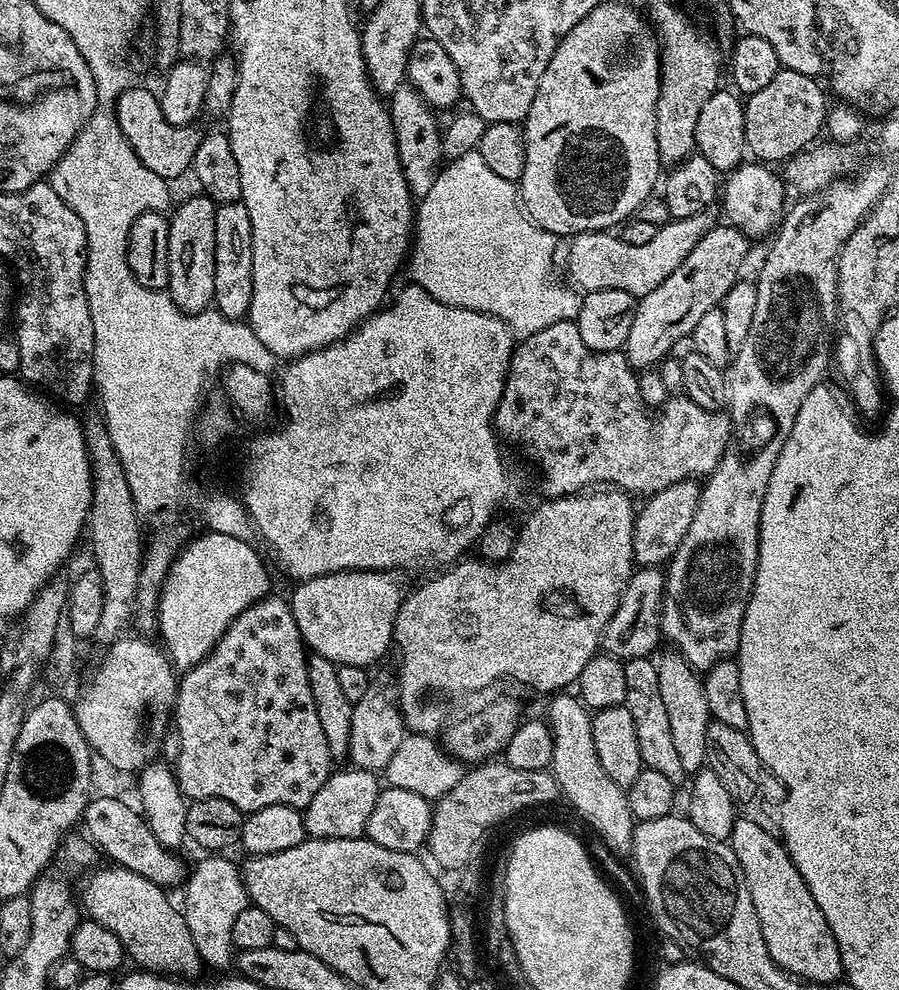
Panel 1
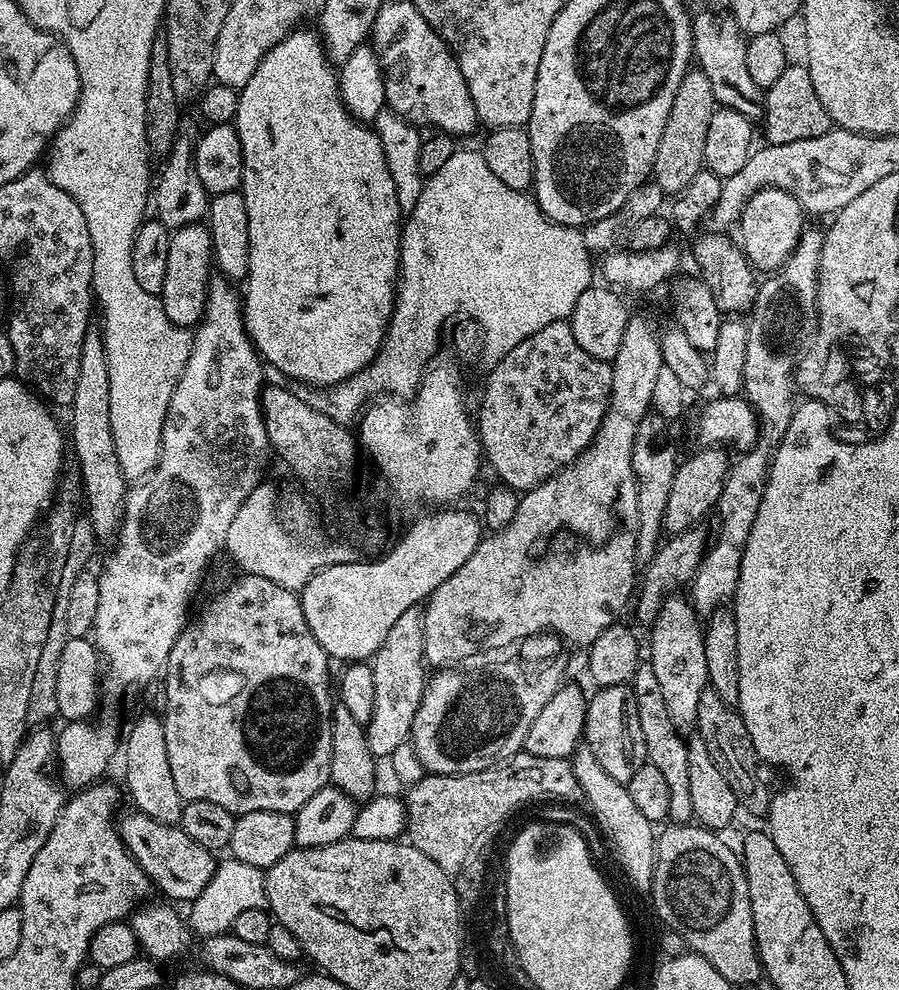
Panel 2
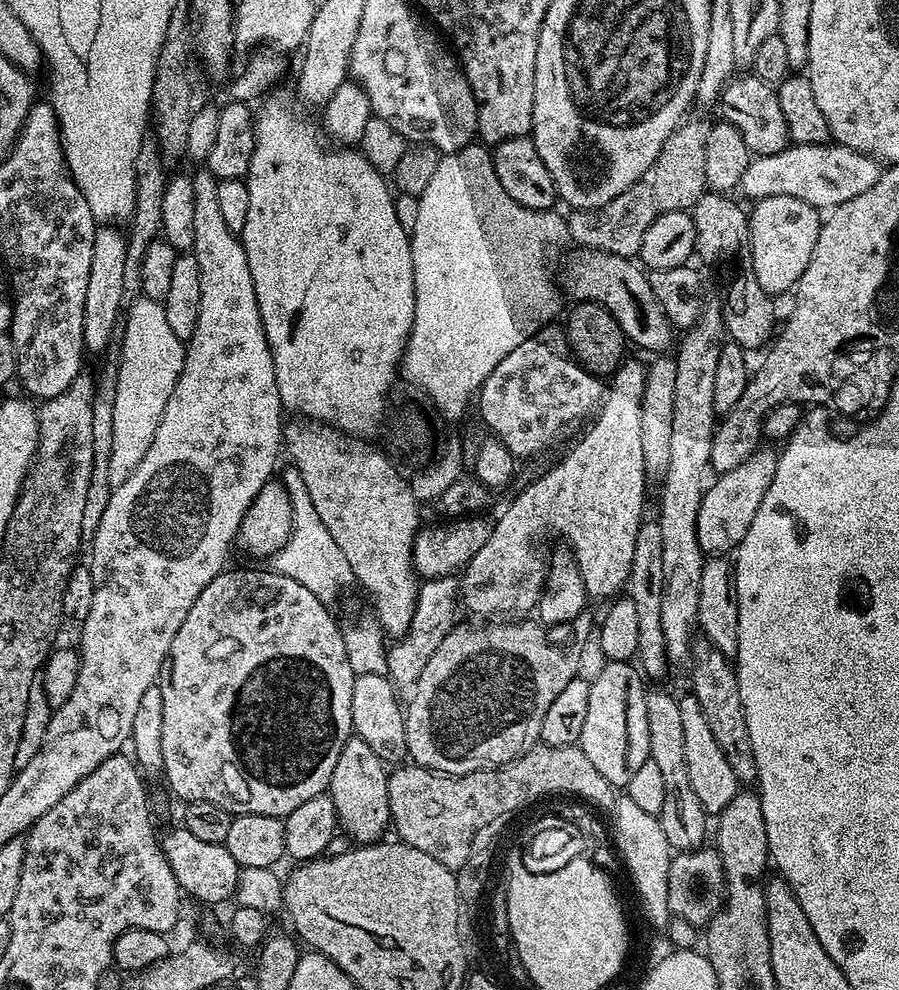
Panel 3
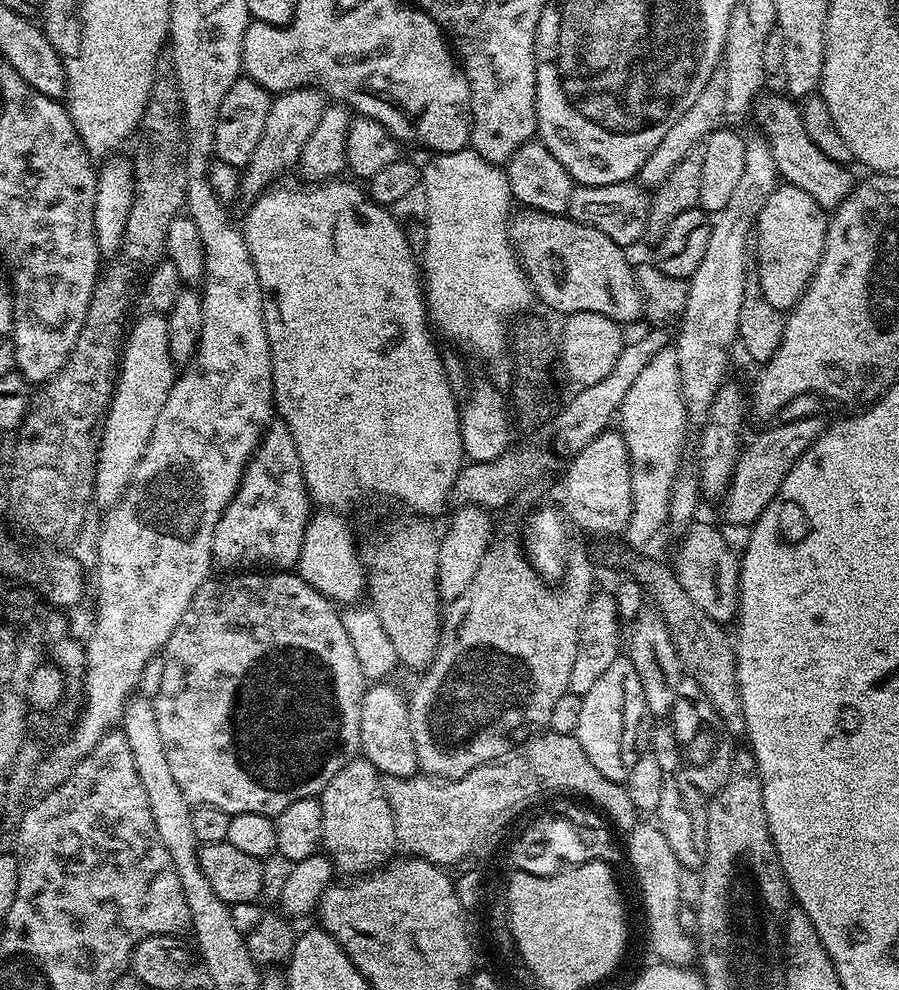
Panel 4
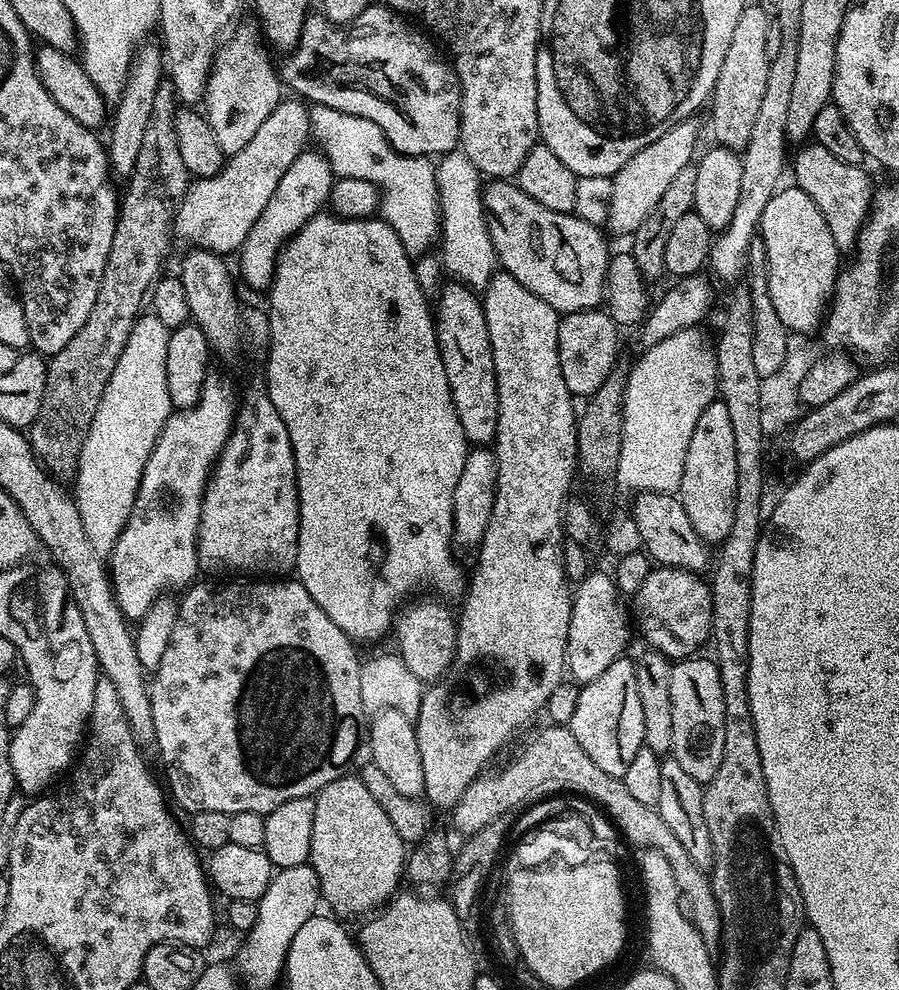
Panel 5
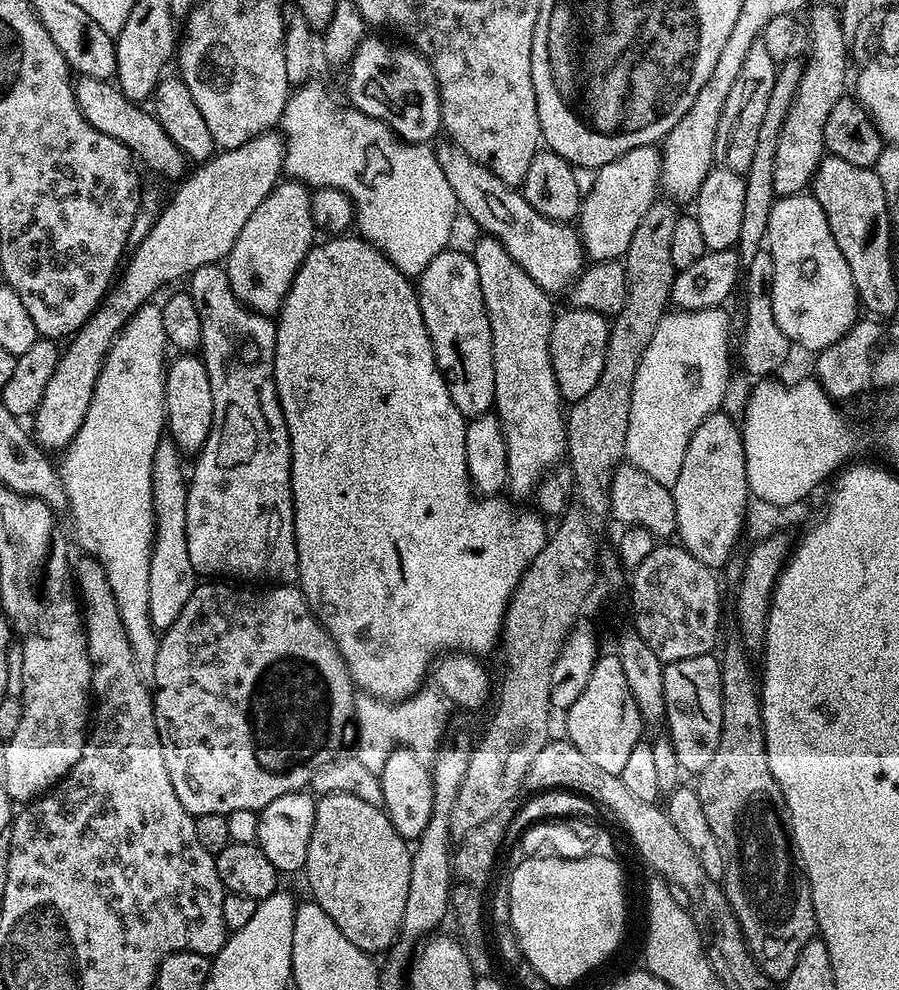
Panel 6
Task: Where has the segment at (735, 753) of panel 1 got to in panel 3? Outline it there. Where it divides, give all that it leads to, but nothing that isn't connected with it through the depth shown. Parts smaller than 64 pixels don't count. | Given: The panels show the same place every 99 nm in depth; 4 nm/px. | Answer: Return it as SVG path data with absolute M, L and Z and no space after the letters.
M713 648L697 649L692 659L692 695L699 702L702 714L714 733L715 741L722 747L727 762L734 770L737 781L753 783L757 776L753 747L750 746L749 730L746 726L744 707L742 706L740 687L736 673L729 659Z

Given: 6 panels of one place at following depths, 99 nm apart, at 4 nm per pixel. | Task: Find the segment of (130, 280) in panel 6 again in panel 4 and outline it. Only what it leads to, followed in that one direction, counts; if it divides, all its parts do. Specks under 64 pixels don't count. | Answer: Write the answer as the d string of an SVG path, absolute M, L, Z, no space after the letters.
M298 88L294 91L279 93L273 100L267 114L266 126L258 147L254 150L251 162L242 174L242 186L252 192L278 179L286 169L292 169L299 163L302 148L314 134L318 121L324 113L326 100L323 93L316 88Z

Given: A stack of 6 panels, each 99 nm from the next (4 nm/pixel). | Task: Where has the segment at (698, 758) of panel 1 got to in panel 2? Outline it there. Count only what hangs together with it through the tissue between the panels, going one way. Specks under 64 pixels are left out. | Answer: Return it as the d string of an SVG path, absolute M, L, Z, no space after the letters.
M670 594L664 599L658 618L650 625L652 641L646 644L646 660L658 677L670 720L676 728L687 730L695 725L698 702L701 701L704 690L709 687L709 682L701 617L687 595L676 595Z

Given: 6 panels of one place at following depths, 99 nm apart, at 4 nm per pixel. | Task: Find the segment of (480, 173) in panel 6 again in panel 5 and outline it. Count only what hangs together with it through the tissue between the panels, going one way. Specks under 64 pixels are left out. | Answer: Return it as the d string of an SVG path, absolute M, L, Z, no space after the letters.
M504 178L485 183L482 191L490 238L494 242L499 267L503 271L518 279L522 286L542 298L561 315L591 311L603 303L607 291L610 251L608 252L608 244L604 241L605 233L597 225L584 221L571 212L546 210L542 202L534 202L530 194L521 190L519 183L509 182Z

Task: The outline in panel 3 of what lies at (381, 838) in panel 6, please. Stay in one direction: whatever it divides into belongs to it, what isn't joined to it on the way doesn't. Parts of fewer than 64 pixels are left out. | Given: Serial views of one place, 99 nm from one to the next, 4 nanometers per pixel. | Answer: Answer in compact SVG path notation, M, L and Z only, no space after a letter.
M354 734L348 737L346 746L342 746L342 754L338 754L338 762L334 765L334 774L328 783L327 795L331 796L336 811L336 822L339 831L347 836L349 841L357 845L371 844L379 841L384 827L389 827L390 798L388 797L389 769L362 738Z

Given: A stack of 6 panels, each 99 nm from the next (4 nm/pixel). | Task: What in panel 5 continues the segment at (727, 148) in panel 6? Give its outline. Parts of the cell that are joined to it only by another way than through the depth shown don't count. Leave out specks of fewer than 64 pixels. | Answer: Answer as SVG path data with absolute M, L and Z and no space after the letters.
M756 2L749 3L742 10L742 18L738 18L738 26L734 26L734 38L730 38L722 70L710 97L712 136L719 147L742 150L750 142L750 130L754 130L754 118L758 115L766 91L766 74L770 74L766 38L773 26L769 9L767 12L759 8Z

